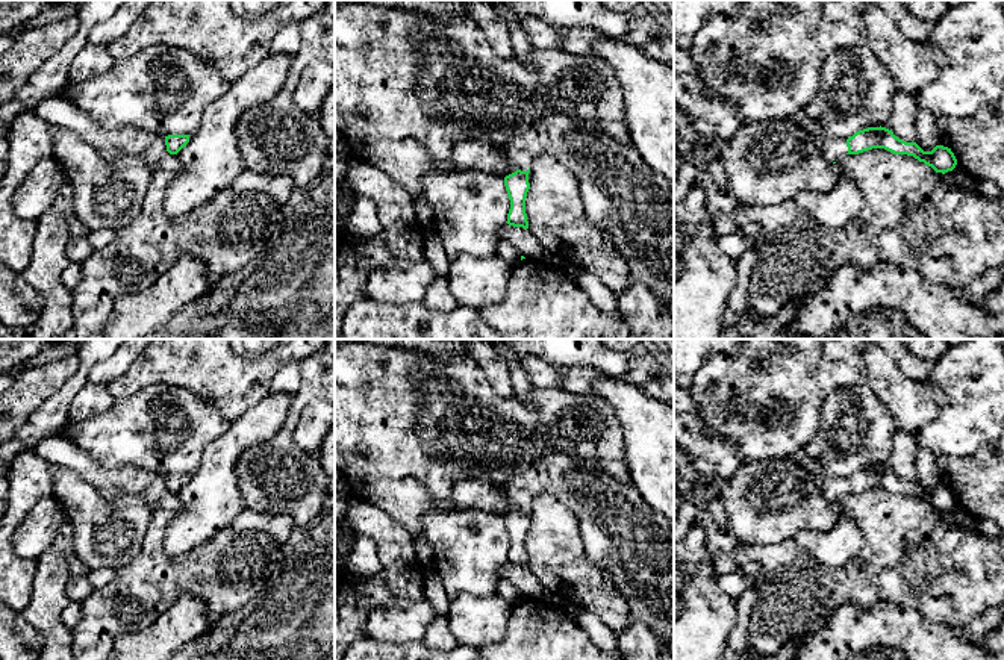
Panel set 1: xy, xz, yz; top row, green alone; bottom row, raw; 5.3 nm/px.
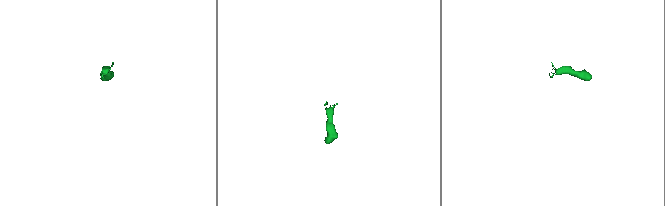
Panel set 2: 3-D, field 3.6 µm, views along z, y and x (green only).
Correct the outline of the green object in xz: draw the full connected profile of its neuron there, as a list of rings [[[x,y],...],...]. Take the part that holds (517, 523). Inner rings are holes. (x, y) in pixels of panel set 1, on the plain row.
[[[548,453],[513,475],[506,487],[515,512],[504,516],[510,539],[507,563],[529,568],[525,536],[532,500],[548,493],[568,507],[580,524],[586,556],[615,584],[628,606],[628,624],[645,624],[662,643],[674,643],[674,528],[654,512],[631,484],[621,483],[597,460],[565,453]]]

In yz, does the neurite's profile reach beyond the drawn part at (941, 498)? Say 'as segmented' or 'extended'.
extended

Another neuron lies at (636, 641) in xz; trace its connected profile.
[[[627,624],[619,631],[619,652],[622,660],[672,660],[669,649],[645,624]]]

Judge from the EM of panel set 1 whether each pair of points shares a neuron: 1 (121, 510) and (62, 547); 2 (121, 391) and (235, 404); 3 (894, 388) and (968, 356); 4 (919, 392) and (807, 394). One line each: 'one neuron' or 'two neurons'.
1: two neurons
2: one neuron
3: two neurons
4: one neuron

